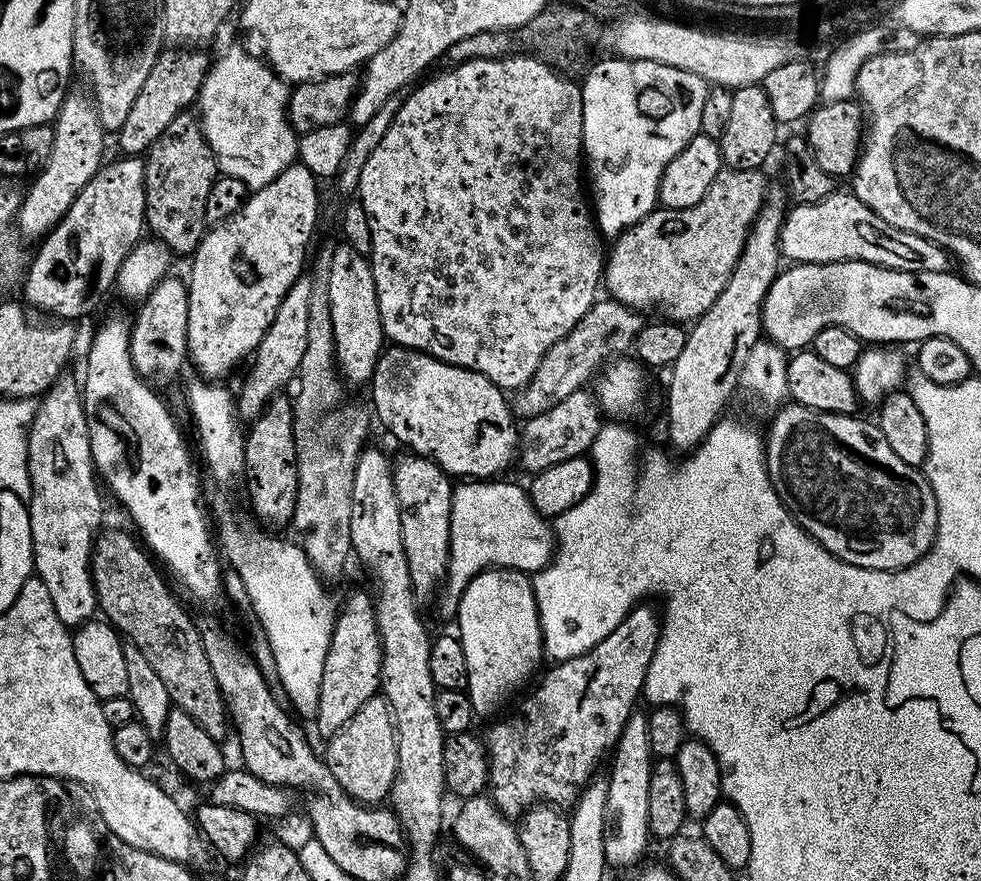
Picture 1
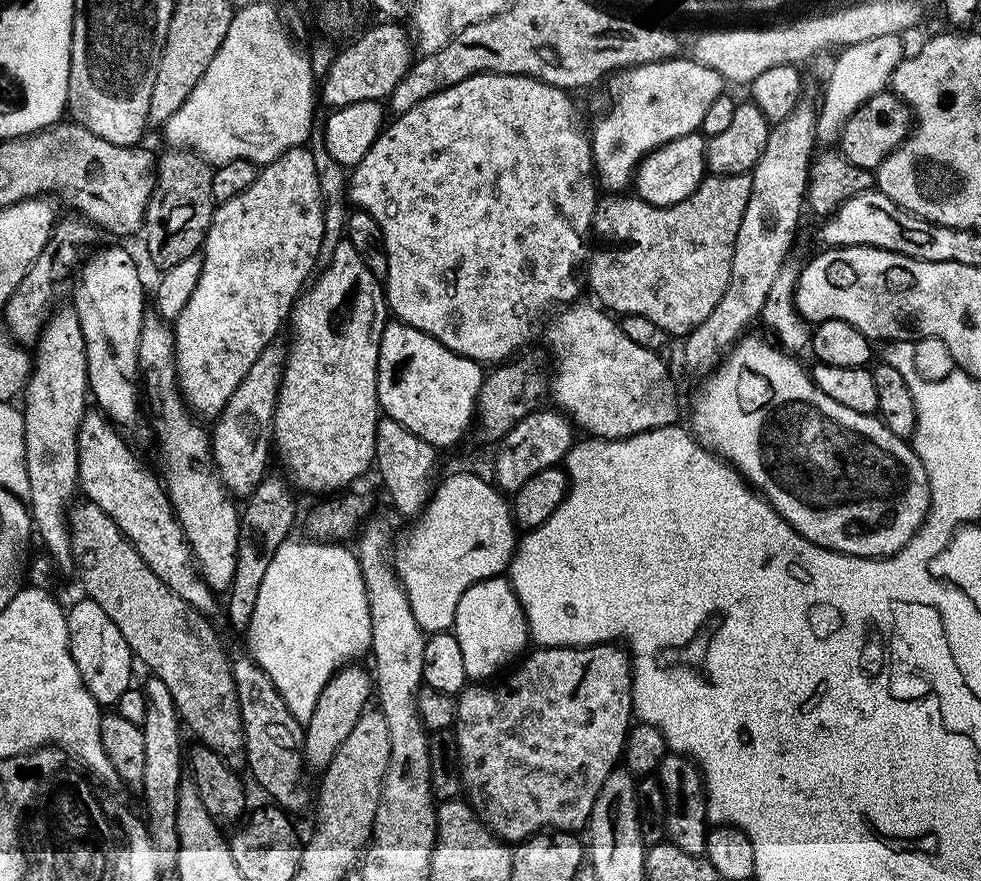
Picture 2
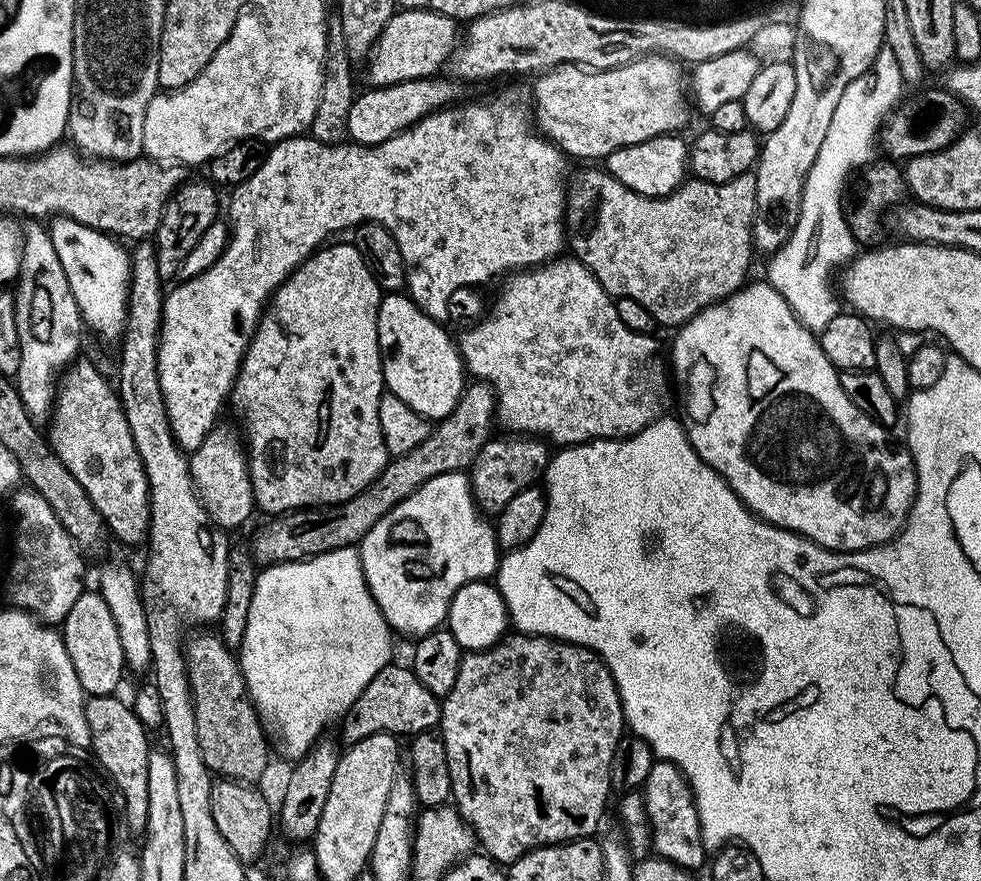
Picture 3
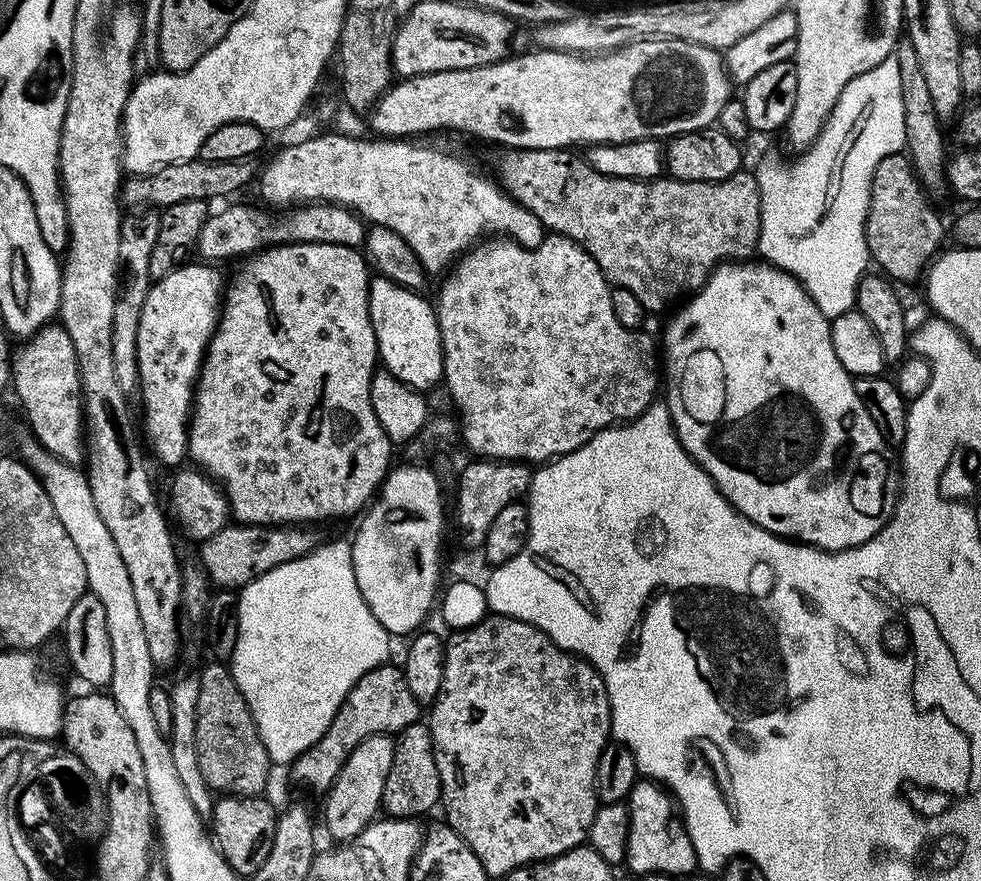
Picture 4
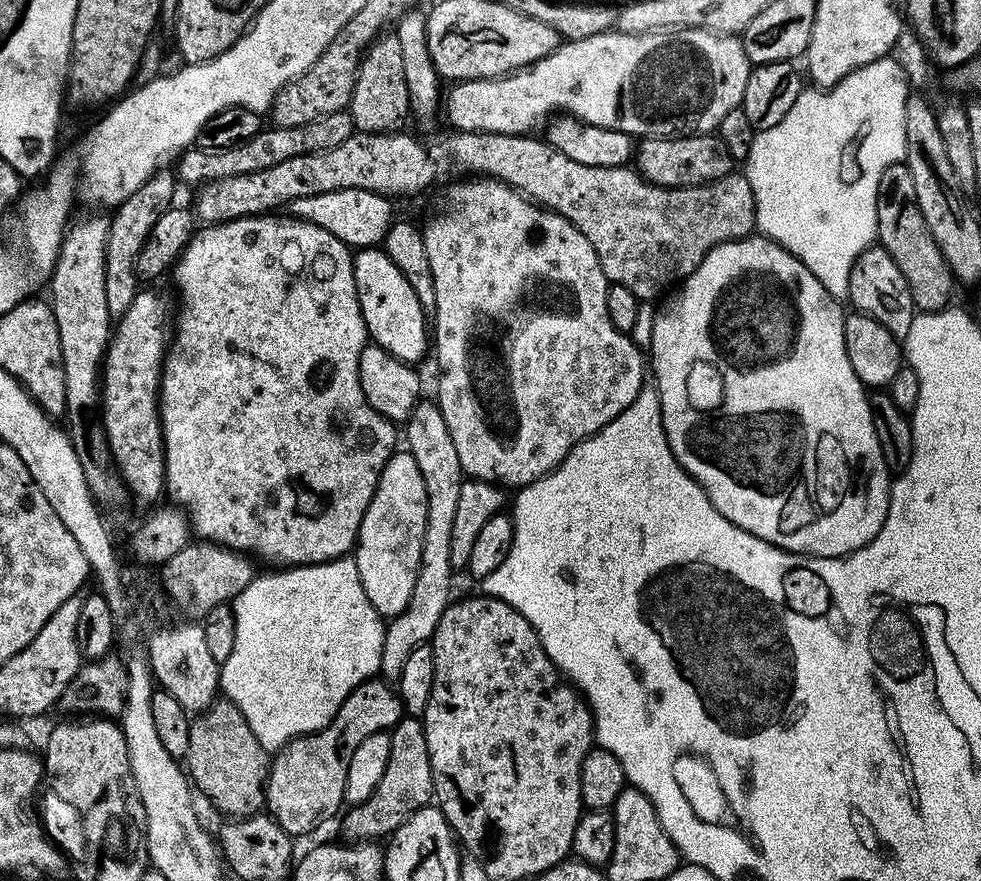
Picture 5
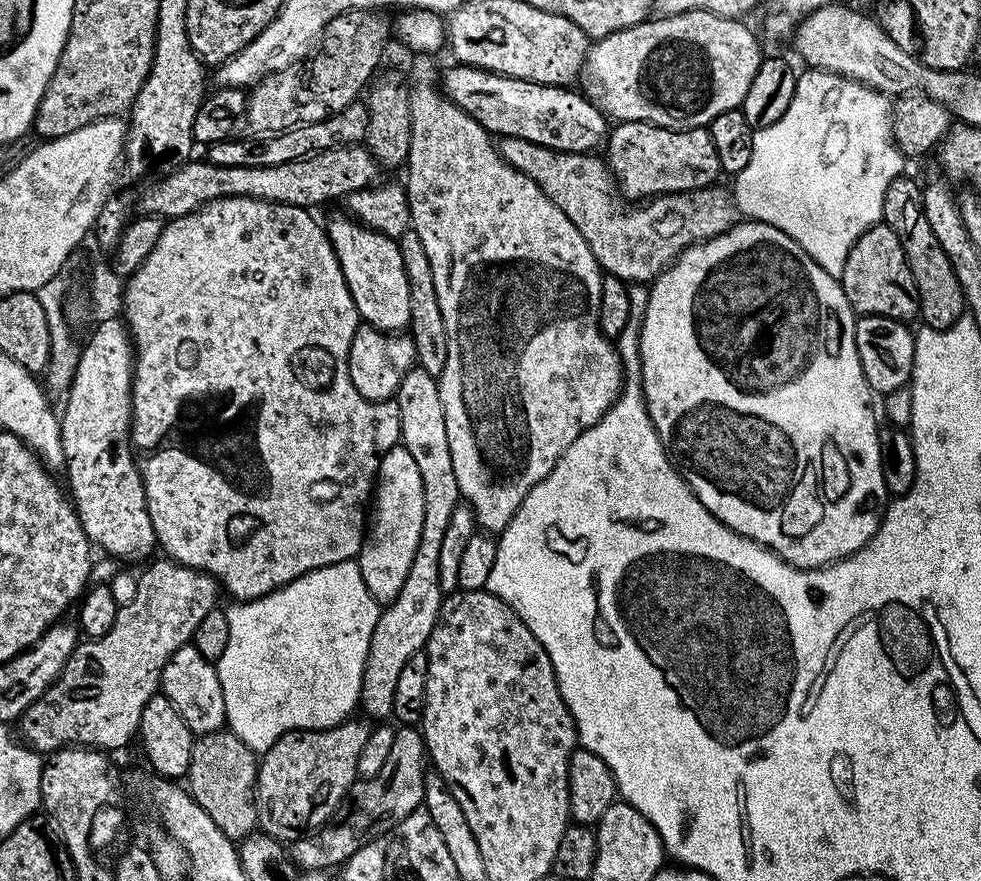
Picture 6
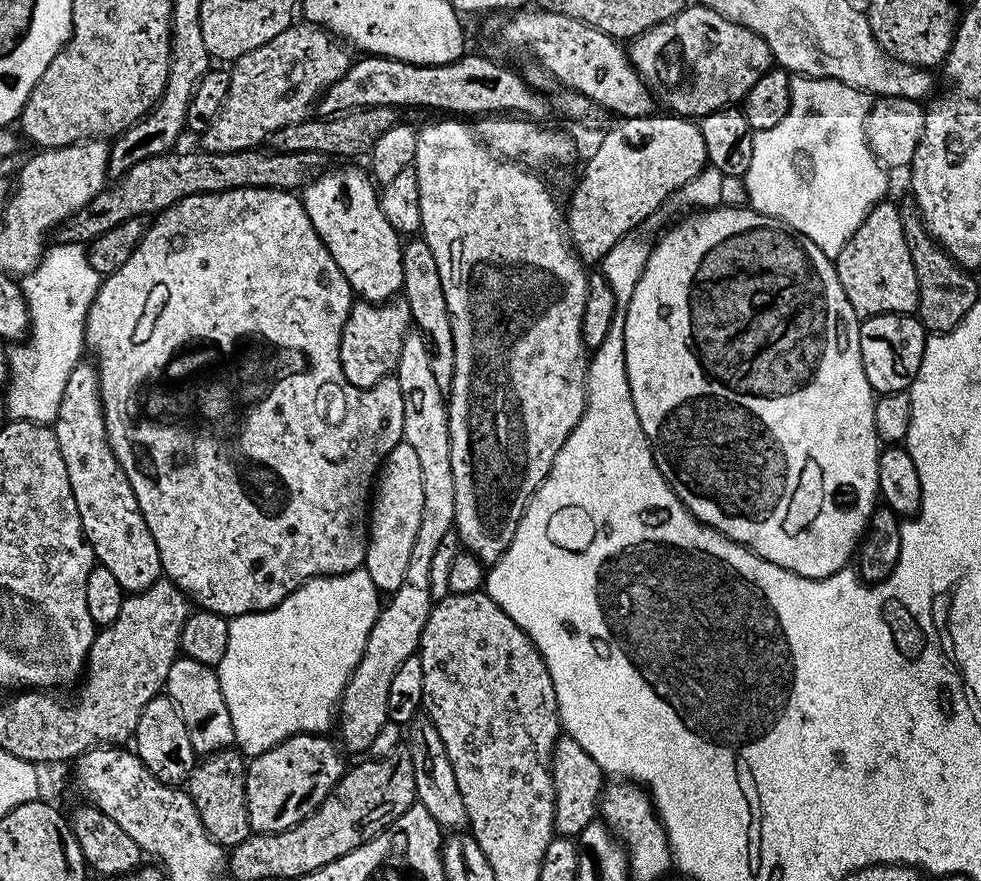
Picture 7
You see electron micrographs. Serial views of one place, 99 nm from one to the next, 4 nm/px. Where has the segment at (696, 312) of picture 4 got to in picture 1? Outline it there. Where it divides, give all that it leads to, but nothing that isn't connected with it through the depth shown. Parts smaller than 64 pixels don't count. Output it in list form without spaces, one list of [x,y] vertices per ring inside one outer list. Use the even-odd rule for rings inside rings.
[[[788,402],[779,409],[780,412],[772,420],[772,433],[764,440],[764,463],[768,465],[768,477],[778,494],[778,498],[787,506],[792,518],[796,520],[810,535],[830,554],[847,564],[853,564],[866,570],[882,570],[896,572],[899,568],[909,568],[918,558],[922,558],[930,550],[938,530],[938,502],[934,498],[934,490],[930,486],[927,475],[920,468],[906,466],[894,449],[882,438],[882,430],[871,419],[859,420],[859,415],[843,416],[833,412],[819,412],[810,406],[802,406]]]

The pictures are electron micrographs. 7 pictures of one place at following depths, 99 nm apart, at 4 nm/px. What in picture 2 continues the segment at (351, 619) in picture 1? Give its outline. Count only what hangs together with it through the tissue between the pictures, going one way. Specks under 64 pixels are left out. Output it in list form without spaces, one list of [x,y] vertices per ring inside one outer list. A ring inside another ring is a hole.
[[[345,666],[339,668],[322,686],[322,694],[318,694],[318,702],[314,702],[314,714],[310,714],[308,723],[303,725],[304,729],[304,762],[309,769],[327,768],[329,762],[338,754],[338,746],[346,742],[350,730],[358,723],[360,715],[369,707],[368,699],[374,696],[374,680],[368,676],[360,666]]]

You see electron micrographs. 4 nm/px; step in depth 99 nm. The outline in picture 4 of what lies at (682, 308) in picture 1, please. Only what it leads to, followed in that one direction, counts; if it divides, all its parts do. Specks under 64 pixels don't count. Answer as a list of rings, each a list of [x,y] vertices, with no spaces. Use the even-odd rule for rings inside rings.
[[[510,148],[501,151],[500,161],[496,164],[495,175],[498,183],[512,199],[517,200],[523,208],[530,210],[538,222],[542,222],[549,233],[557,236],[565,236],[574,242],[578,242],[598,262],[602,274],[608,279],[609,285],[630,290],[638,302],[642,302],[645,313],[660,314],[663,308],[668,308],[683,292],[695,294],[704,287],[708,277],[720,267],[722,262],[744,262],[749,259],[751,252],[757,251],[760,242],[760,187],[756,181],[755,171],[741,170],[730,178],[718,182],[686,182],[685,180],[674,180],[671,178],[657,178],[654,180],[631,180],[630,178],[614,178],[606,174],[598,174],[594,166],[589,164],[583,155],[575,156],[572,150],[555,148],[554,150],[526,150],[525,148]]]

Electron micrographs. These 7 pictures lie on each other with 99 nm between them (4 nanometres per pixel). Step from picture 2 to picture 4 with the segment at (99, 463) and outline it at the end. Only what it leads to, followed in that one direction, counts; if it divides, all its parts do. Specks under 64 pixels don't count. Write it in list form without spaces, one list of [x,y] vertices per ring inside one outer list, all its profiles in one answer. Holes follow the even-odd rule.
[[[59,322],[45,324],[40,331],[23,341],[21,348],[15,349],[12,357],[12,383],[16,396],[24,407],[24,416],[36,435],[35,441],[51,455],[62,462],[80,466],[86,460],[86,425],[84,422],[84,396],[80,392],[80,371],[78,354],[74,354],[74,341],[66,334],[64,325]]]

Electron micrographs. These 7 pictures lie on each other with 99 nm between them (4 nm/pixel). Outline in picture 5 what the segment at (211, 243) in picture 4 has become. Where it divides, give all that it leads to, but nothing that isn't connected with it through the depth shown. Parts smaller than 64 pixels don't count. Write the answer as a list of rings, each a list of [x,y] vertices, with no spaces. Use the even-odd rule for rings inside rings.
[[[334,190],[330,194],[310,194],[310,198],[298,198],[290,205],[295,219],[305,220],[314,226],[322,226],[334,238],[347,244],[349,249],[375,248],[383,245],[394,219],[393,201],[370,190]]]

